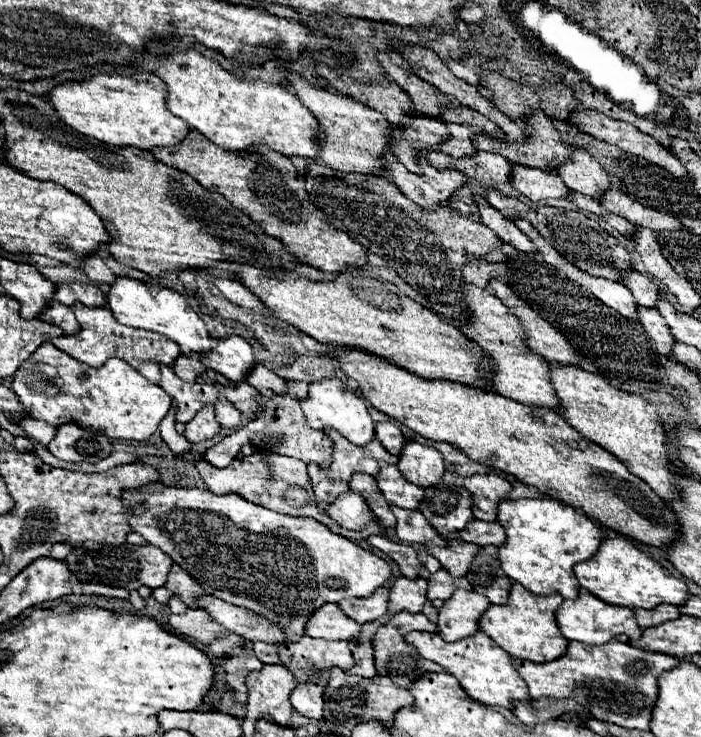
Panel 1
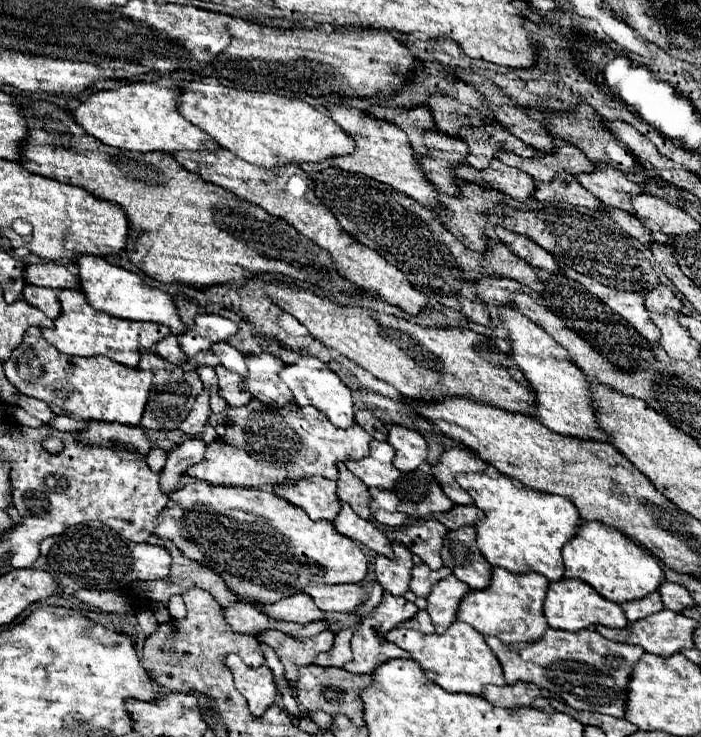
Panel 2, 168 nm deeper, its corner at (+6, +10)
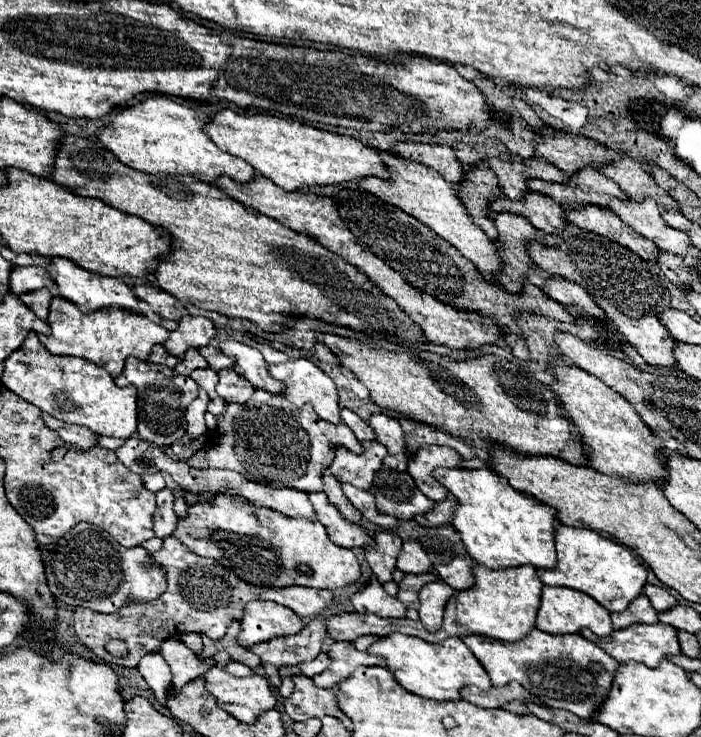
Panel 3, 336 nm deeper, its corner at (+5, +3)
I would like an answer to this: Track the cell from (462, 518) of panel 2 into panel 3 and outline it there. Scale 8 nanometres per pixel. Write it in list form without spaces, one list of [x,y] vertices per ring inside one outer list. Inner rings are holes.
[[[448,492],[448,498],[446,498],[446,500],[436,502],[430,512],[418,514],[414,520],[416,520],[420,526],[428,526],[428,528],[432,528],[432,526],[442,526],[442,524],[446,524],[446,522],[452,520],[452,512],[454,512],[456,506],[458,506],[458,500]]]

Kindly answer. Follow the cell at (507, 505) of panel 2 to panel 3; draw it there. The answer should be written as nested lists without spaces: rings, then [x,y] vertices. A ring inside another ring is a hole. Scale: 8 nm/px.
[[[436,468],[434,478],[458,498],[452,526],[460,534],[466,552],[488,568],[512,568],[532,564],[534,568],[554,568],[554,522],[556,510],[514,490],[492,468]]]

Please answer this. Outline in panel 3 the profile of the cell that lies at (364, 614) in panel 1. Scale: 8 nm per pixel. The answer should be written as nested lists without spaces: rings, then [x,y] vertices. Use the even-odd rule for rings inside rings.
[[[174,536],[164,538],[162,548],[150,554],[150,560],[152,564],[162,566],[166,572],[168,588],[158,600],[146,602],[146,604],[126,604],[116,614],[98,614],[80,606],[74,610],[74,632],[78,640],[106,664],[136,668],[142,656],[150,652],[160,652],[164,640],[184,632],[206,634],[212,640],[220,640],[226,634],[228,624],[232,620],[240,620],[244,606],[252,600],[270,600],[270,602],[282,604],[294,610],[294,614],[298,614],[300,618],[320,616],[320,612],[324,612],[332,600],[330,590],[316,590],[306,586],[258,588],[254,584],[246,584],[244,580],[234,576],[234,572],[230,572],[228,568],[222,568],[216,560],[202,558],[190,552]],[[112,638],[120,638],[128,644],[130,652],[126,658],[114,658],[104,650],[104,644]]]

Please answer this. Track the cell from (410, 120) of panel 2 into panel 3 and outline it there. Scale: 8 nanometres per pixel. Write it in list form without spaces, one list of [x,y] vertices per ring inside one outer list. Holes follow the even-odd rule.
[[[400,144],[396,148],[396,154],[410,162],[424,164],[432,170],[436,170],[444,180],[450,184],[458,184],[464,176],[464,168],[456,158],[456,152],[450,146],[444,144]]]

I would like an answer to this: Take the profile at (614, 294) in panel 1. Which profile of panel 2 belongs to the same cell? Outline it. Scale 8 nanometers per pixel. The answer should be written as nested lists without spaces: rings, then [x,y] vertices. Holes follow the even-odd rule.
[[[565,267],[565,277],[573,277],[573,281],[577,281],[577,285],[581,285],[581,289],[585,285],[585,289],[589,289],[589,293],[593,293],[593,297],[597,297],[597,301],[605,301],[605,305],[609,305],[609,309],[613,309],[613,313],[617,313],[617,317],[623,317],[629,325],[639,329],[639,333],[643,333],[649,343],[659,341],[659,329],[649,319],[641,293],[619,291],[619,289],[601,285],[593,277],[587,277],[587,275],[567,269],[567,267]]]

